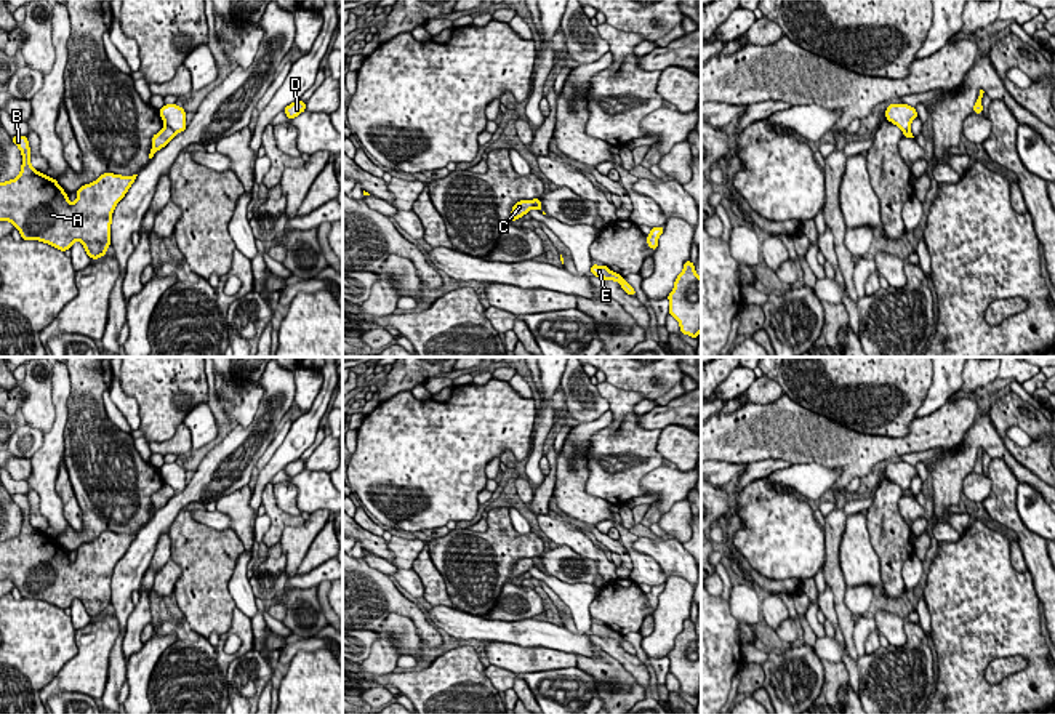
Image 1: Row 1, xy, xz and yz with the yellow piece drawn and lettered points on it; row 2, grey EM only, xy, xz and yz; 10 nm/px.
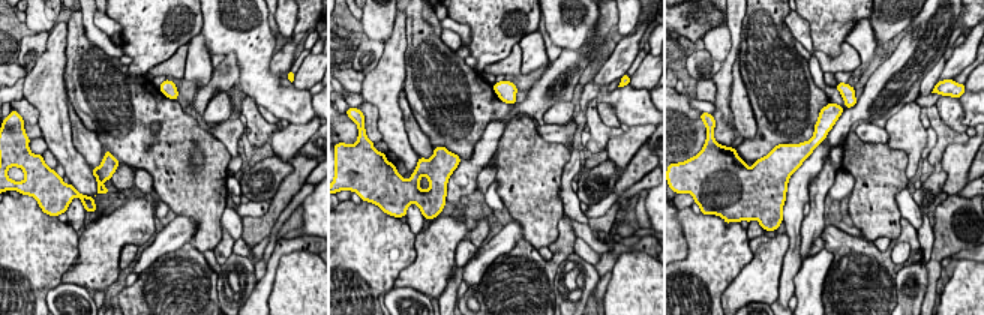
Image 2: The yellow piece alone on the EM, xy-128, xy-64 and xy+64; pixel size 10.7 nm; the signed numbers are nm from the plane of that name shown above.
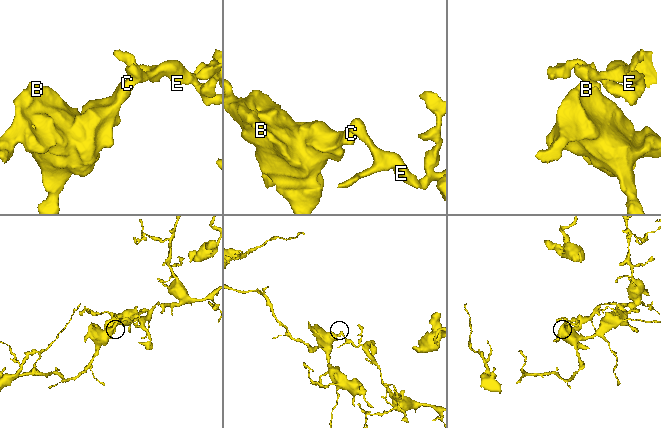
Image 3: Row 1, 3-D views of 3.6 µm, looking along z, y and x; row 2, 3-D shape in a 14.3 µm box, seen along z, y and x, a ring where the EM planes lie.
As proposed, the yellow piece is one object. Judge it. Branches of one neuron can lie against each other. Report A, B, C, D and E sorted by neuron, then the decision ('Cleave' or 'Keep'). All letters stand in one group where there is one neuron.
Groups: A B C / D E. Cleave

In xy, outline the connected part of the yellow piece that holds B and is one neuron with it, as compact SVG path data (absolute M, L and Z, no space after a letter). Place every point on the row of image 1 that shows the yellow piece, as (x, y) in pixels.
M18 134L11 139L22 154L22 165L18 178L0 183L0 221L10 221L24 240L38 240L61 251L70 250L72 243L78 240L91 259L104 256L110 245L114 208L125 197L138 174L102 173L96 181L78 187L77 200L70 203L56 179L32 168L27 136Z

